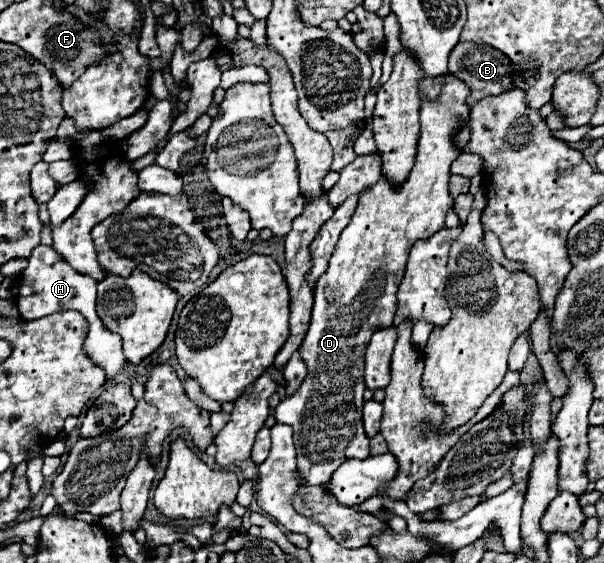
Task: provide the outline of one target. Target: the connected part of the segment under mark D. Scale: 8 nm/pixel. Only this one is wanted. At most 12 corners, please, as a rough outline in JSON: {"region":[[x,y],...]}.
{"region":[[441,74],[413,170],[361,192],[275,420],[307,484],[369,456],[365,348],[455,204],[471,90]]}

